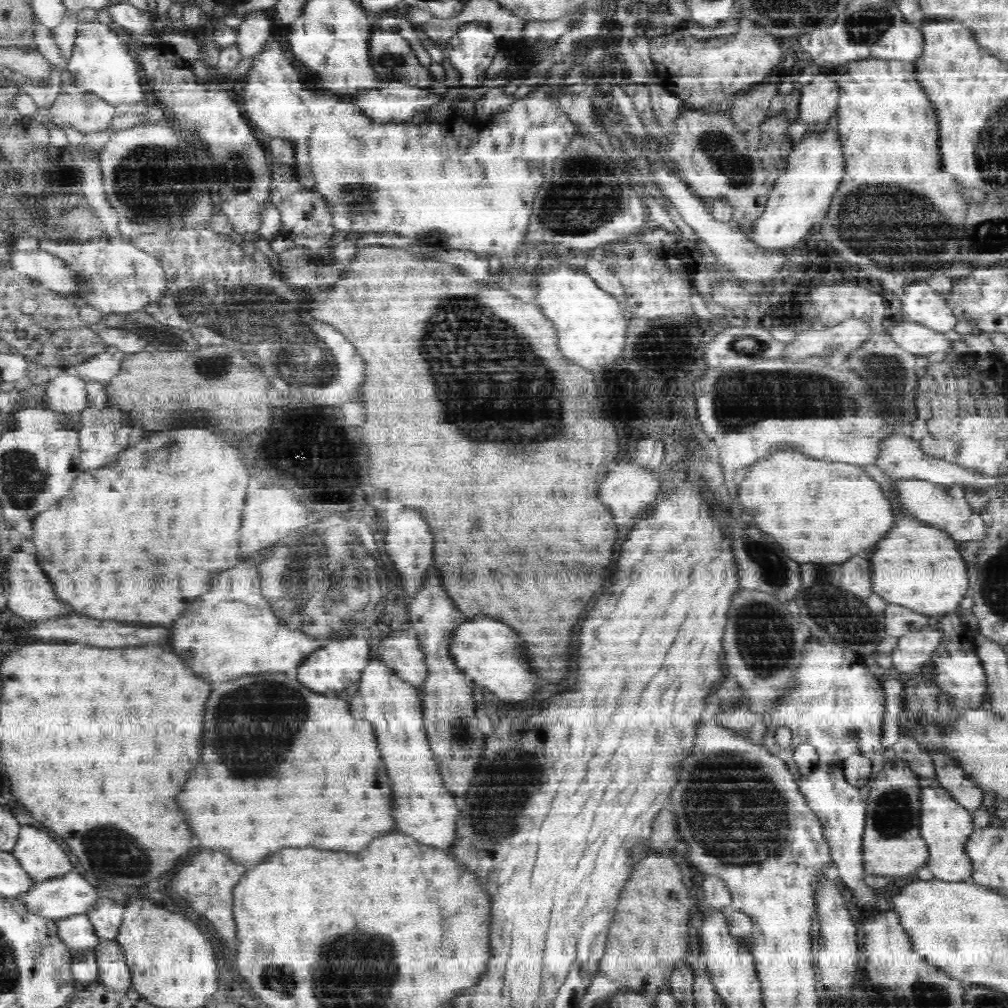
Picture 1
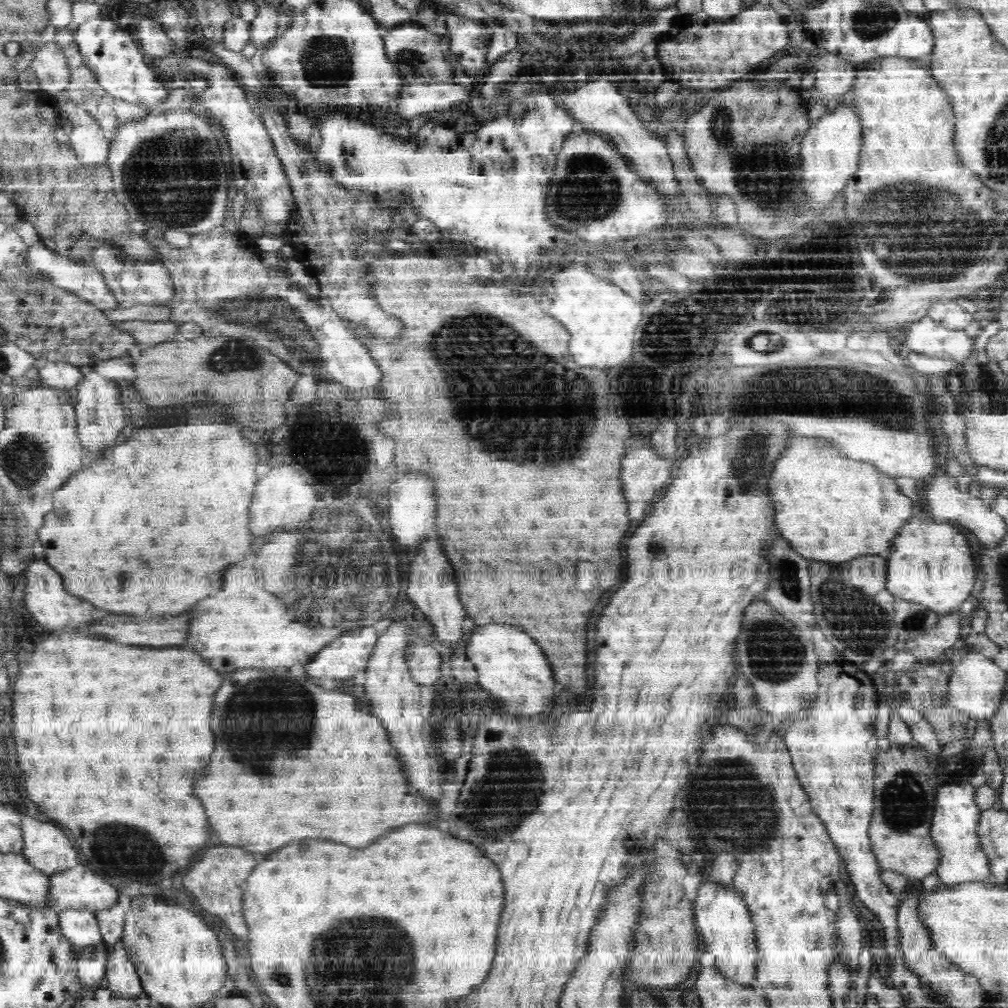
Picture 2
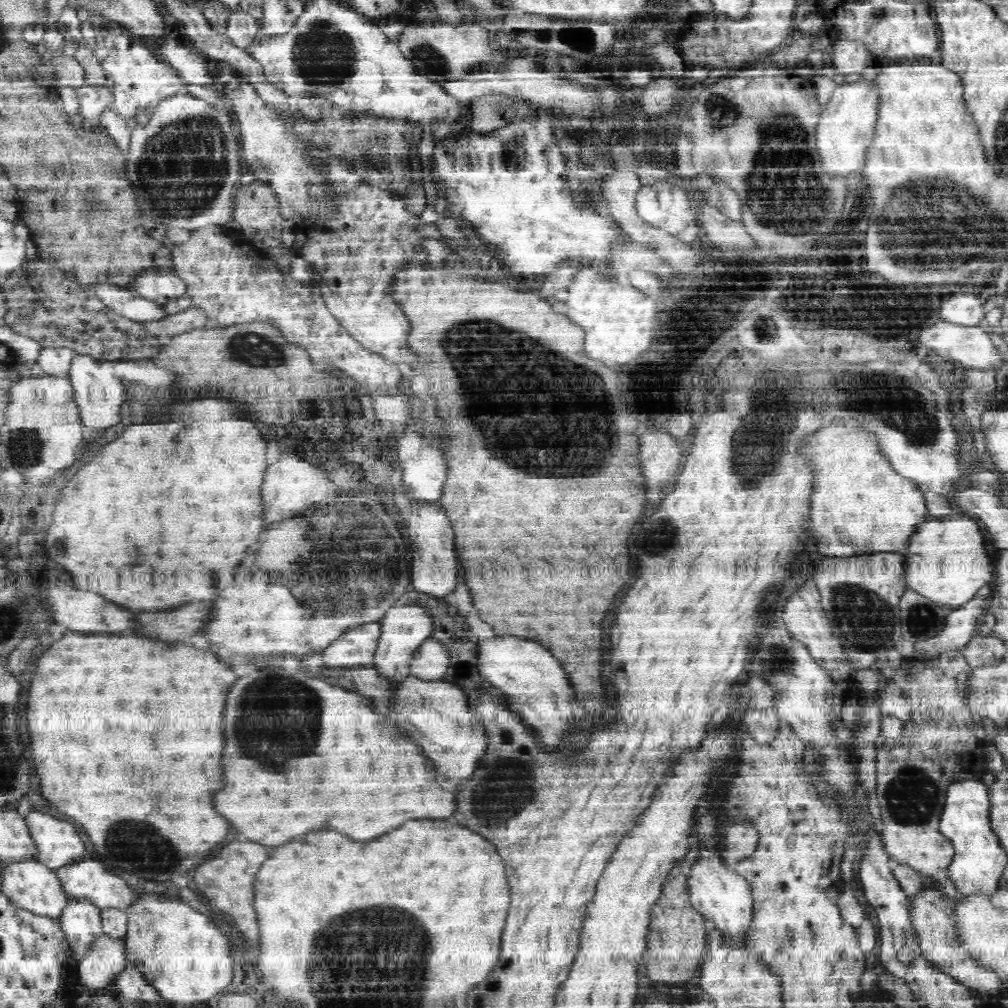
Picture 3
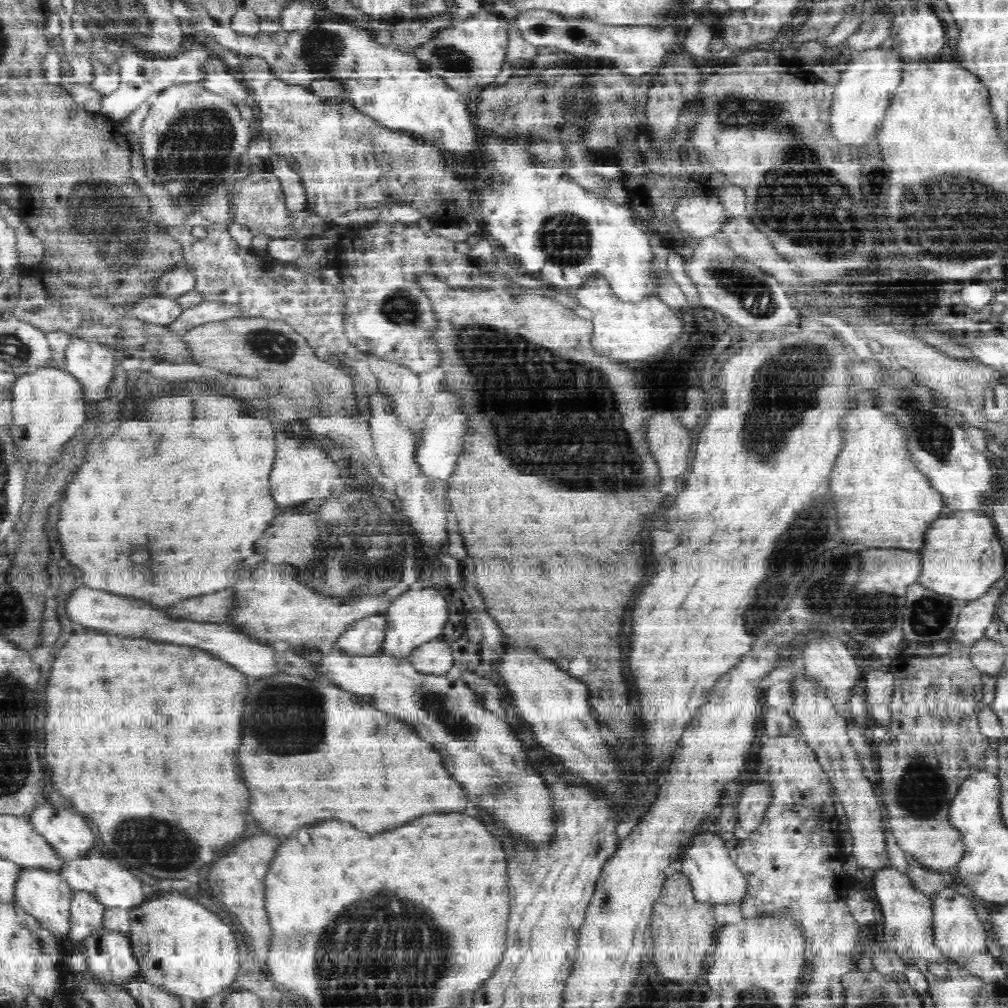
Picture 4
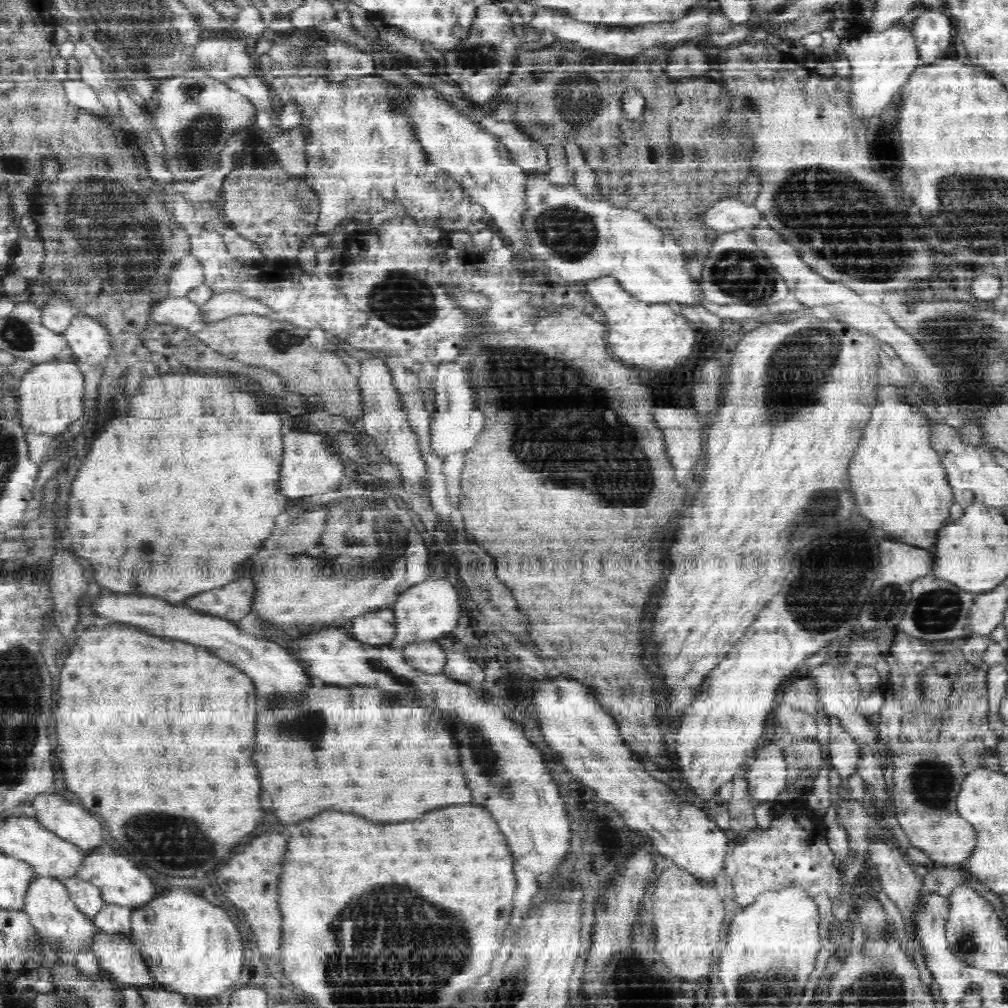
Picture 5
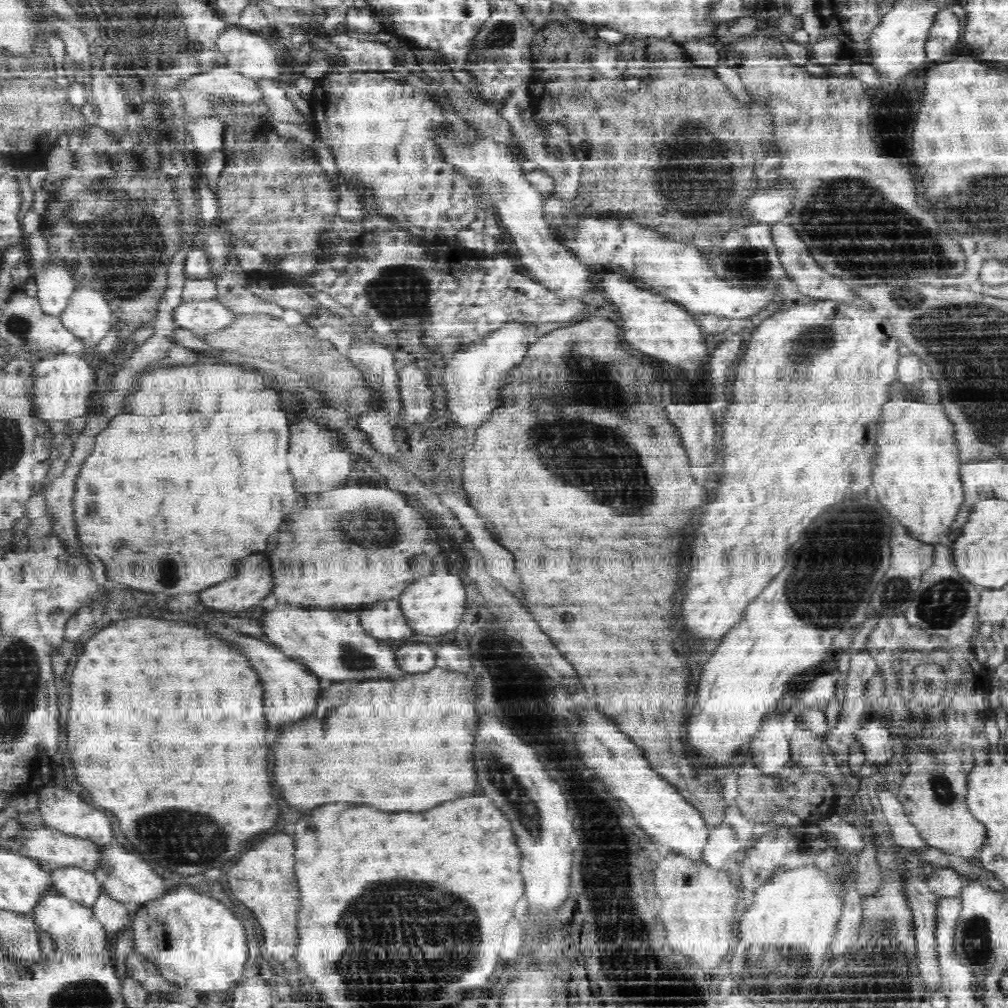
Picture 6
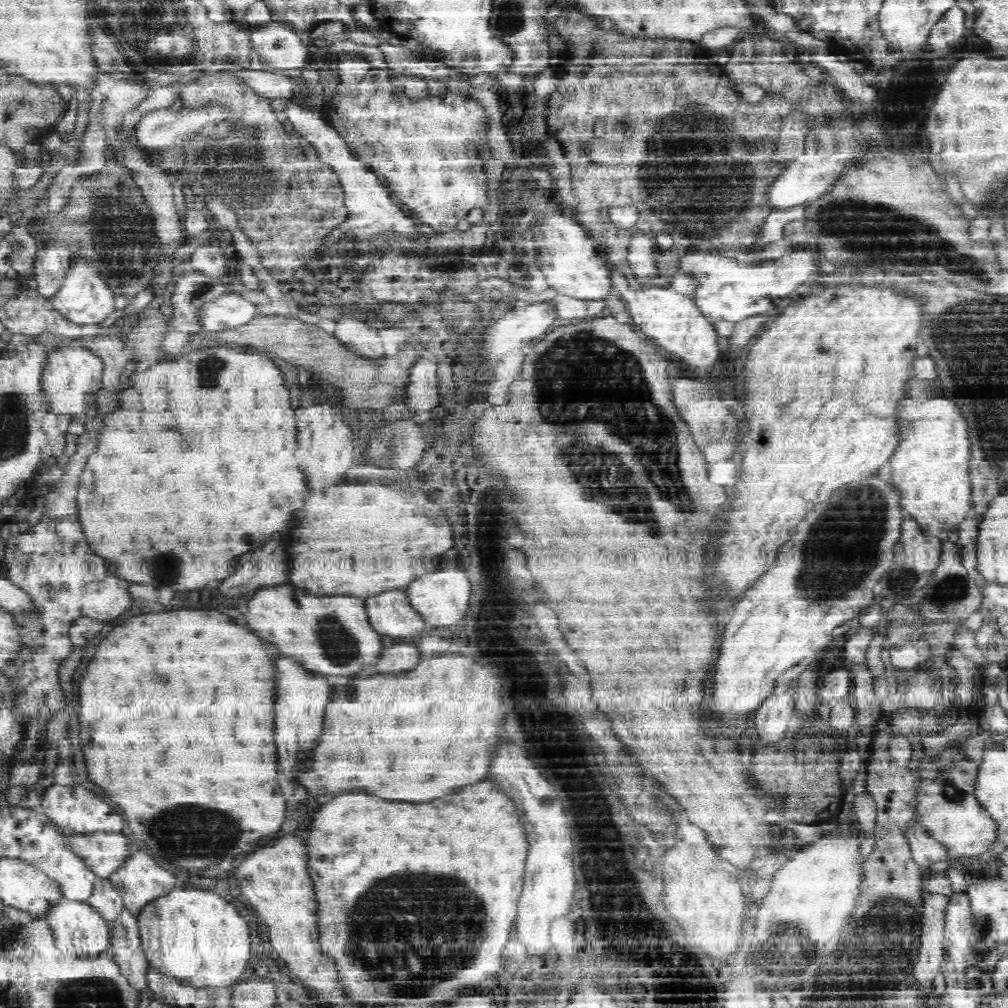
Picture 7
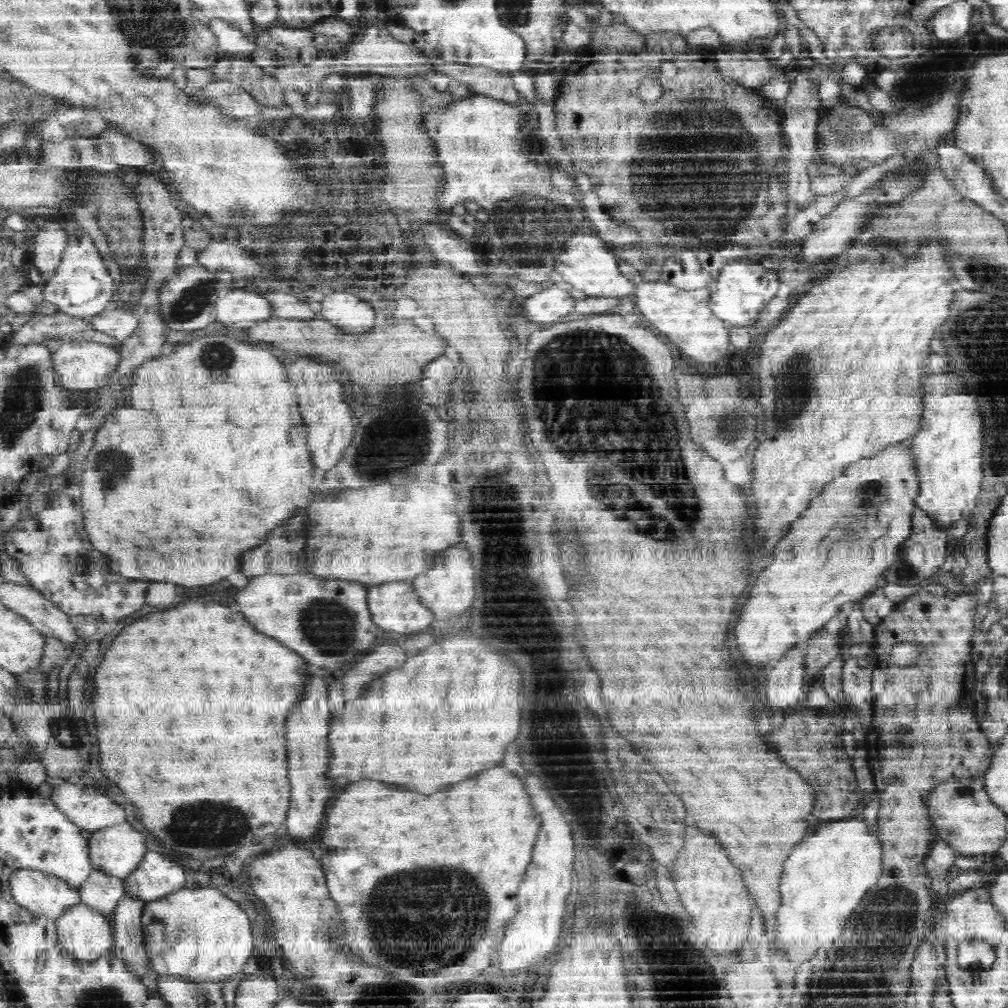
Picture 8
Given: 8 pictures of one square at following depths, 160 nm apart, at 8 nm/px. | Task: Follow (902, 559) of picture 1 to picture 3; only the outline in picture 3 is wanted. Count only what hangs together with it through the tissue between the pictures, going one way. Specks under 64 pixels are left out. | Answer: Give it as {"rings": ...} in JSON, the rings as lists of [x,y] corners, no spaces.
{"rings":[[[960,514],[940,517],[936,520],[928,518],[926,522],[923,522],[912,535],[910,544],[905,551],[909,564],[907,577],[905,578],[907,588],[914,588],[920,594],[940,604],[955,608],[971,601],[982,586],[992,582],[997,567],[994,564],[994,557],[992,558],[990,552],[988,552],[990,546],[986,546],[986,536],[984,536],[978,520],[979,518],[969,514]]]}

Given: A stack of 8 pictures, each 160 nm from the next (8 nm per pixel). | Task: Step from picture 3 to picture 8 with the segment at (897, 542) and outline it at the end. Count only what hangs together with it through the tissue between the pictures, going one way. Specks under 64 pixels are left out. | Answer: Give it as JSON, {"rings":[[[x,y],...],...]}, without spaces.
{"rings":[[[929,374],[923,378],[925,409],[913,443],[913,456],[915,456],[921,478],[920,494],[915,502],[918,507],[923,508],[932,518],[936,519],[937,524],[946,529],[960,518],[974,519],[973,510],[979,500],[985,475],[983,450],[986,432],[984,416],[980,412],[980,400],[971,391],[956,390],[956,386],[962,386],[960,376],[956,374]]]}

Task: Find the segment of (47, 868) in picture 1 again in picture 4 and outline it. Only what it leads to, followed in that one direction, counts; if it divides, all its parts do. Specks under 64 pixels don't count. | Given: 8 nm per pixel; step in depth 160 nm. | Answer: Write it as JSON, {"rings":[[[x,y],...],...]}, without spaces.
{"rings":[[[44,802],[30,813],[36,832],[46,836],[62,858],[76,860],[95,850],[94,830],[78,812],[58,810],[50,802]]]}

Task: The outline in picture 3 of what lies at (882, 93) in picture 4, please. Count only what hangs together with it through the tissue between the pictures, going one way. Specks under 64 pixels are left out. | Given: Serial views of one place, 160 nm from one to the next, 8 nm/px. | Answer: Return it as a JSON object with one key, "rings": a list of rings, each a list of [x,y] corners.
{"rings":[[[874,69],[860,75],[854,75],[837,85],[832,98],[825,104],[817,126],[816,142],[824,159],[823,168],[830,174],[849,175],[854,170],[862,170],[866,154],[879,119],[881,88],[875,81]]]}

